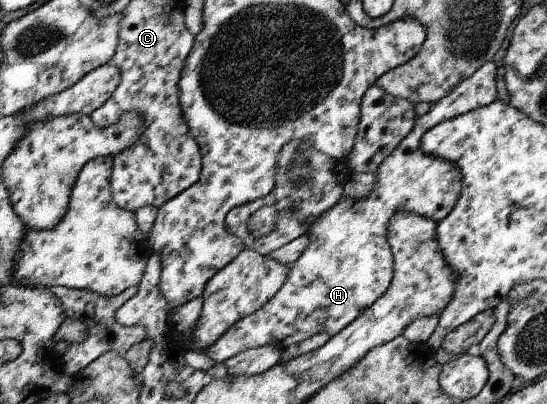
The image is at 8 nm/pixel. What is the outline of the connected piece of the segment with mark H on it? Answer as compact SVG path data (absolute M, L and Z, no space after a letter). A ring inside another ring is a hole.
M486 62L477 73L458 84L442 101L432 105L430 111L415 119L414 129L400 142L392 155L389 155L374 174L378 183L370 195L361 200L342 199L332 209L317 218L305 232L309 235L309 244L303 255L291 265L289 279L276 296L264 308L238 320L216 344L209 346L206 352L212 359L223 362L237 353L258 346L275 345L281 350L291 345L300 344L317 334L325 333L331 338L352 324L370 305L376 303L393 281L396 273L396 257L390 245L390 221L400 212L410 212L419 216L444 220L458 205L463 192L461 169L448 158L427 154L422 147L426 132L434 129L442 121L461 116L469 111L490 105L496 99L496 63Z

